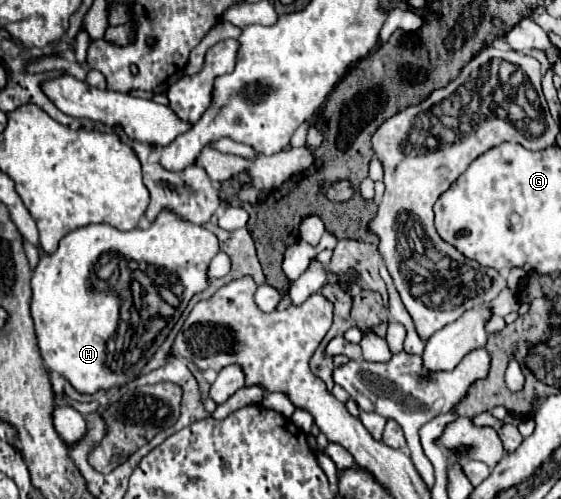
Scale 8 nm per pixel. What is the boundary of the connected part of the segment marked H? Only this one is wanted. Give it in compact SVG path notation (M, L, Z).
M163 211L145 231L133 229L119 233L105 223L87 225L65 235L53 255L41 253L41 261L31 277L31 317L39 353L49 371L59 373L83 395L95 395L97 391L109 391L111 387L131 383L155 355L159 337L163 335L163 329L169 327L163 319L159 335L127 335L127 339L115 335L119 325L119 297L111 291L93 291L93 269L97 269L99 257L107 251L175 273L181 279L183 289L187 289L189 303L193 295L209 287L207 269L211 259L219 253L219 241L205 227L185 223L171 211Z

